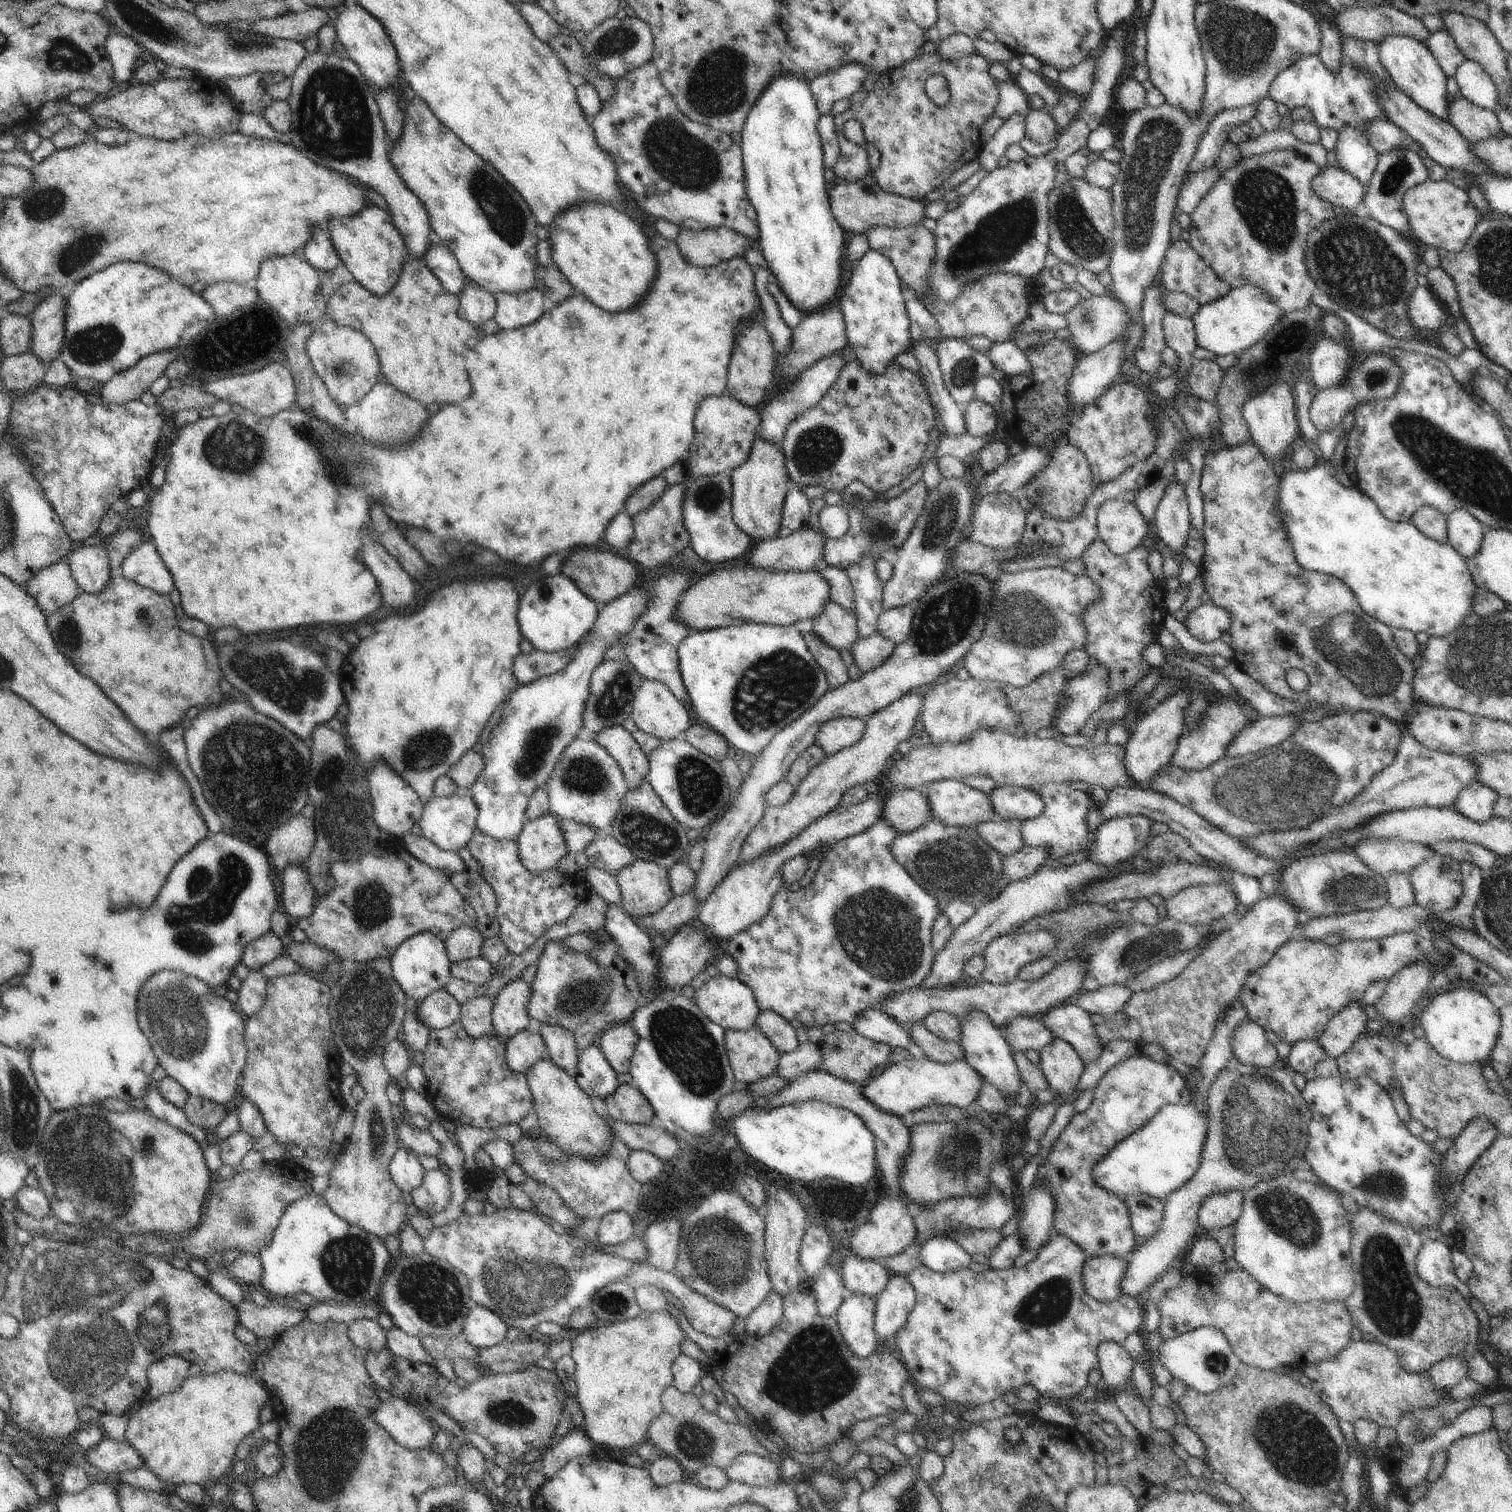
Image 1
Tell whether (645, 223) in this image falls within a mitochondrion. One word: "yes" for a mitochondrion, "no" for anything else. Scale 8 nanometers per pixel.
no

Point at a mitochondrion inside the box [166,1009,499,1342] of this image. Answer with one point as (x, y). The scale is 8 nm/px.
(430, 1289)

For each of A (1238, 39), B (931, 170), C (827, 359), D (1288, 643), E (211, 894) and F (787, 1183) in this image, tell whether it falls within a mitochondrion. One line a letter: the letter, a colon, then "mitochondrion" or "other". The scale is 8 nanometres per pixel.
A: mitochondrion
B: other
C: other
D: mitochondrion
E: mitochondrion
F: other

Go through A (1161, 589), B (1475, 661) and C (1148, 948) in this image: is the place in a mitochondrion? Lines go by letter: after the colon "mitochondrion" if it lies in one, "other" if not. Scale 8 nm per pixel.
A: other
B: mitochondrion
C: mitochondrion

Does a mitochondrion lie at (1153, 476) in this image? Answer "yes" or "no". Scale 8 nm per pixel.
no

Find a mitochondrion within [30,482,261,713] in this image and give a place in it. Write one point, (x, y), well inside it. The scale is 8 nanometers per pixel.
(68, 633)

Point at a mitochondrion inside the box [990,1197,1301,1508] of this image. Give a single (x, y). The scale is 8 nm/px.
(1051, 1301)

